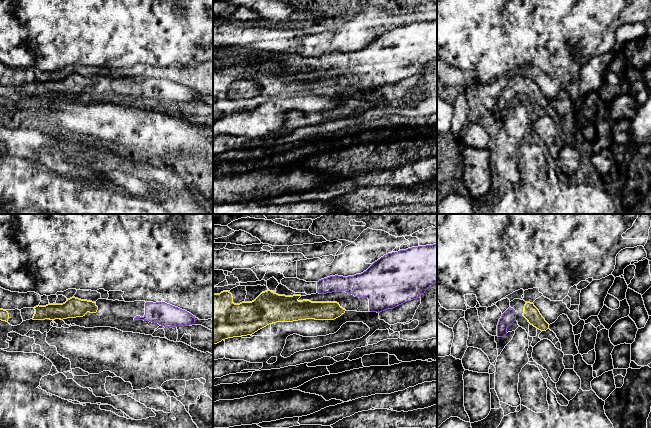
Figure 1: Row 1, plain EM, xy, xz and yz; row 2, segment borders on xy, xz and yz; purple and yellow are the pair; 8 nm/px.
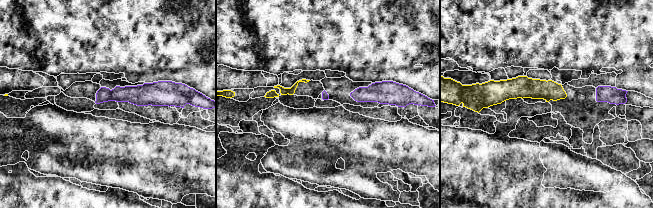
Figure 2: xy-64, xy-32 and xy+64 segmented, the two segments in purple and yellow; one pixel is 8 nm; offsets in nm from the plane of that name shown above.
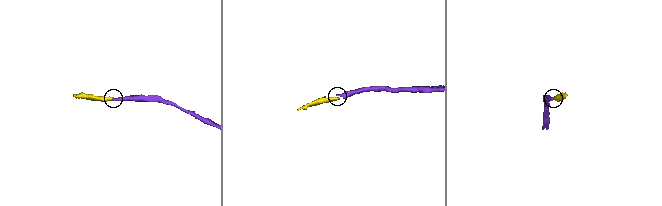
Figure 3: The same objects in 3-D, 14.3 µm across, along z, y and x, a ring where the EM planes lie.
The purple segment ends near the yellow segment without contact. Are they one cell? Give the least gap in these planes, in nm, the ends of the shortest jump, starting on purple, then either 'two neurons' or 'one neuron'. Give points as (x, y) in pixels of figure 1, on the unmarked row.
60 nm | yz (515, 89), (523, 89) | one neuron

